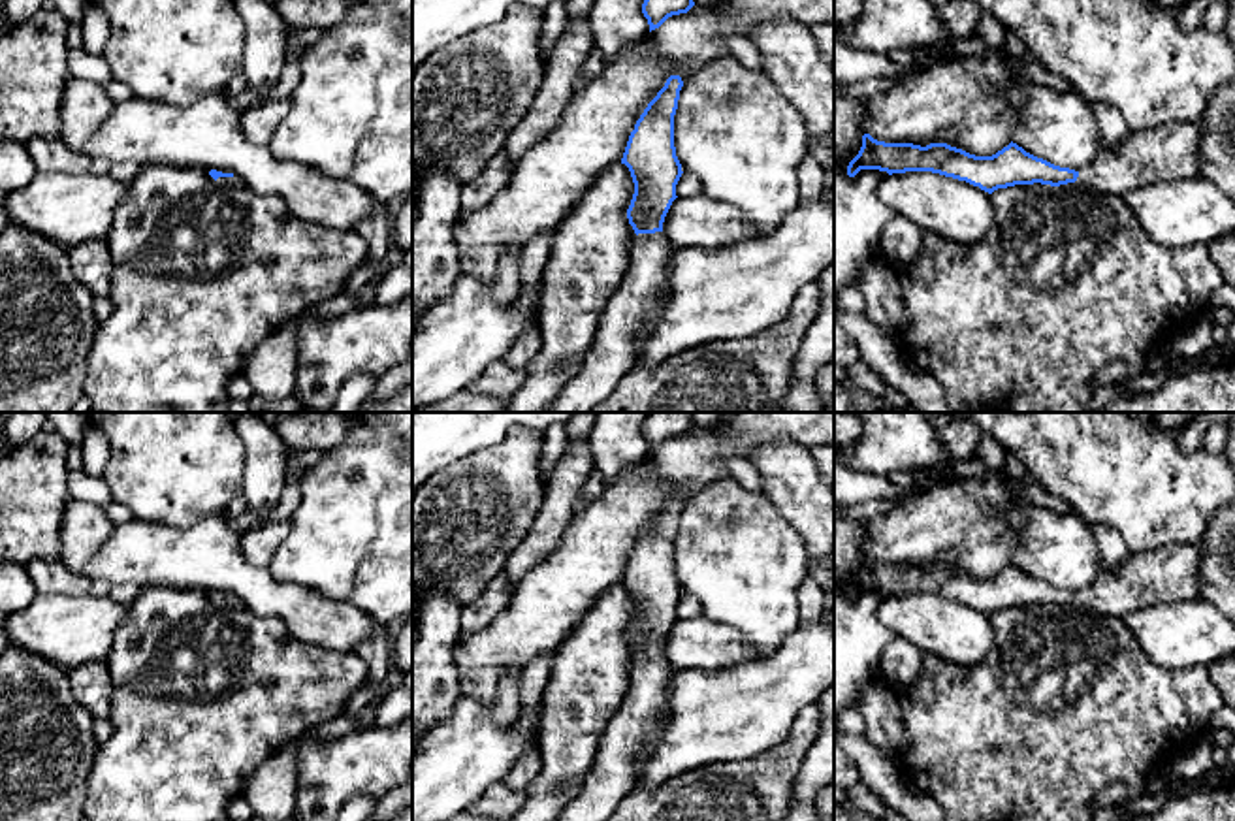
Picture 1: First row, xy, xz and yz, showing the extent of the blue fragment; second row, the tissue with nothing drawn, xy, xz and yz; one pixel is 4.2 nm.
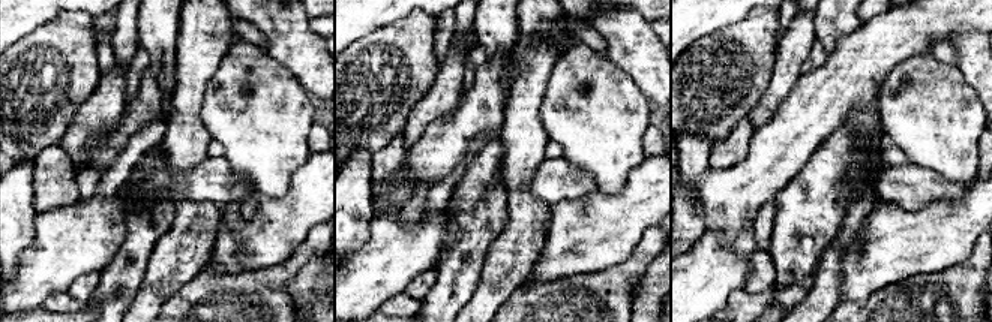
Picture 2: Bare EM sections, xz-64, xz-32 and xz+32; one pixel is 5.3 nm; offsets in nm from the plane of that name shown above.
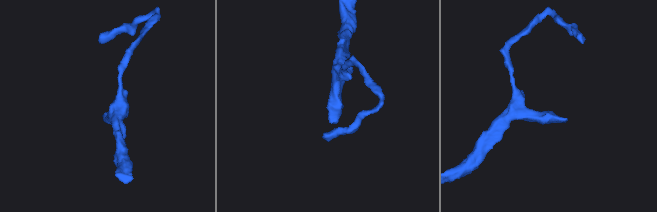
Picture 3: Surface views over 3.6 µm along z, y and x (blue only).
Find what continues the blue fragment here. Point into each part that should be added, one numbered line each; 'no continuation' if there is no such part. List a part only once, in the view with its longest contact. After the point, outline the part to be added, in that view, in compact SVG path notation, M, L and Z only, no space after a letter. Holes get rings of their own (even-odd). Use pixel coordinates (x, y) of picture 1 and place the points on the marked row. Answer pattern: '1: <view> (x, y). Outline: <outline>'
1: xz (633, 311). Outline: M663 232L634 235L629 269L599 318L593 345L546 412L591 412L634 367L640 339L663 313L674 252Z

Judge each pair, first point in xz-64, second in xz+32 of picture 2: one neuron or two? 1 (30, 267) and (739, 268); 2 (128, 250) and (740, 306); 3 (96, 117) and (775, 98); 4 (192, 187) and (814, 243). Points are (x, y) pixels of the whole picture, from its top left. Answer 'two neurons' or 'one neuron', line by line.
1: one neuron
2: two neurons
3: one neuron
4: two neurons

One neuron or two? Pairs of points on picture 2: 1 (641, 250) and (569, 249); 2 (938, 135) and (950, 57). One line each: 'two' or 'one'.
1: two
2: two

